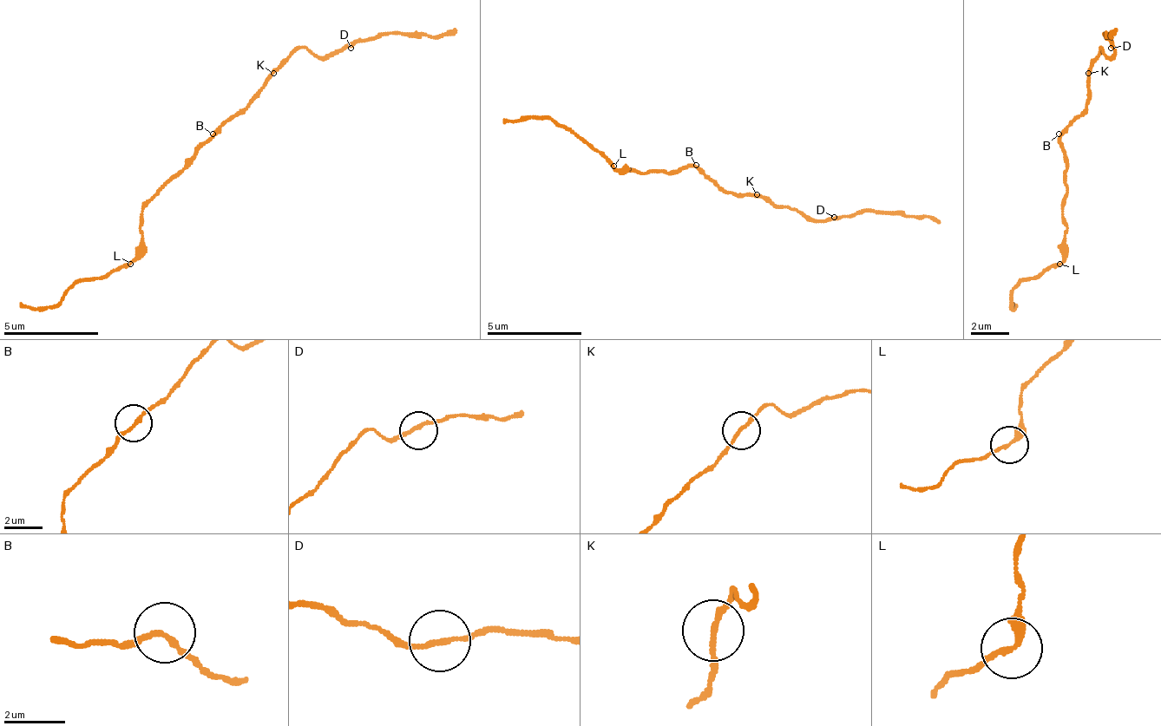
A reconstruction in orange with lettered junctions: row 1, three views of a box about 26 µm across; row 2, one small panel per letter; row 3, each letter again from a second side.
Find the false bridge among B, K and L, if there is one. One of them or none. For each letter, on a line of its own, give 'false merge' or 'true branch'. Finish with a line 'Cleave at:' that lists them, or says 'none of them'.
B: true branch
K: true branch
L: true branch
Cleave at: none of them

